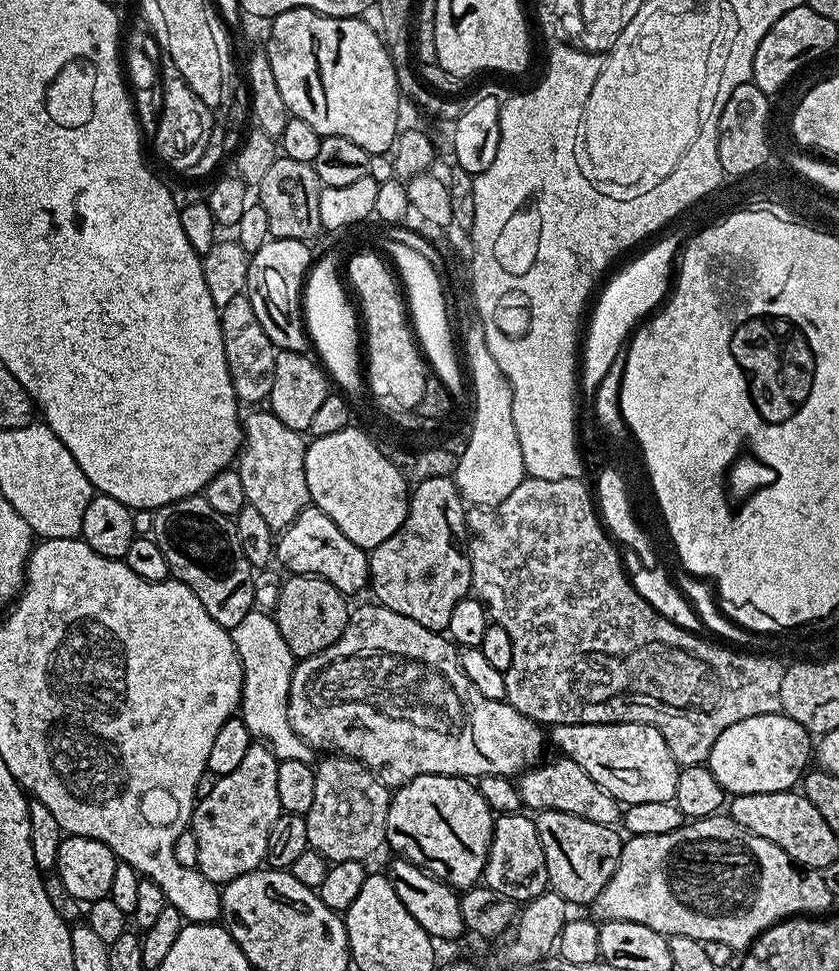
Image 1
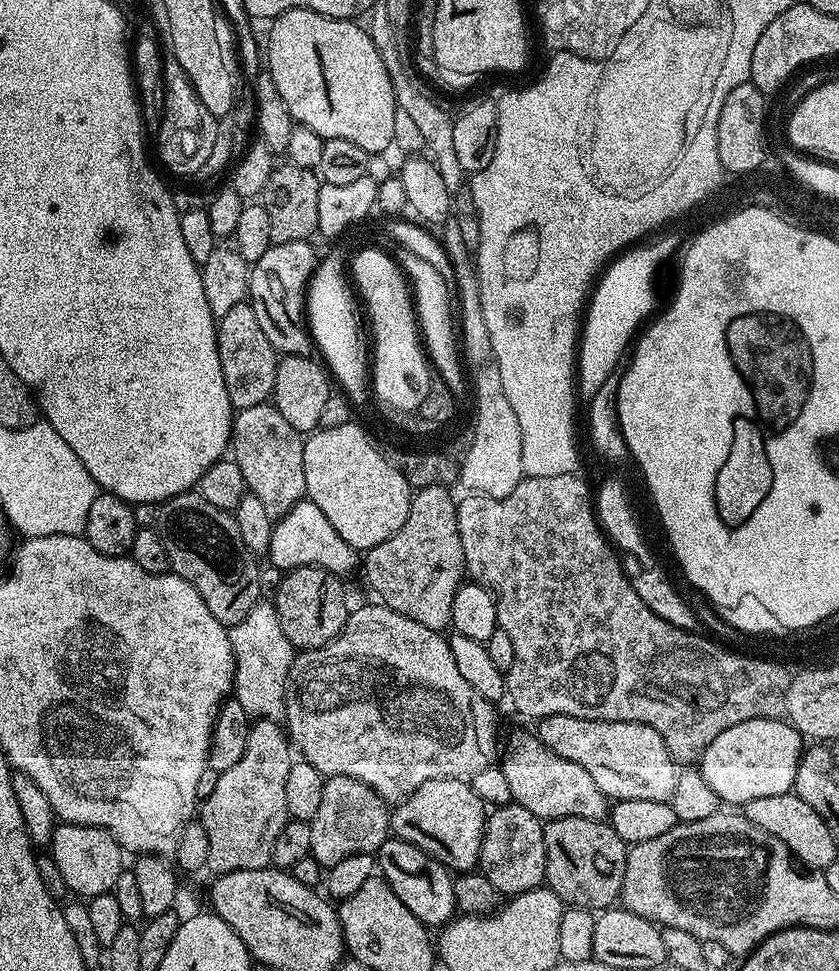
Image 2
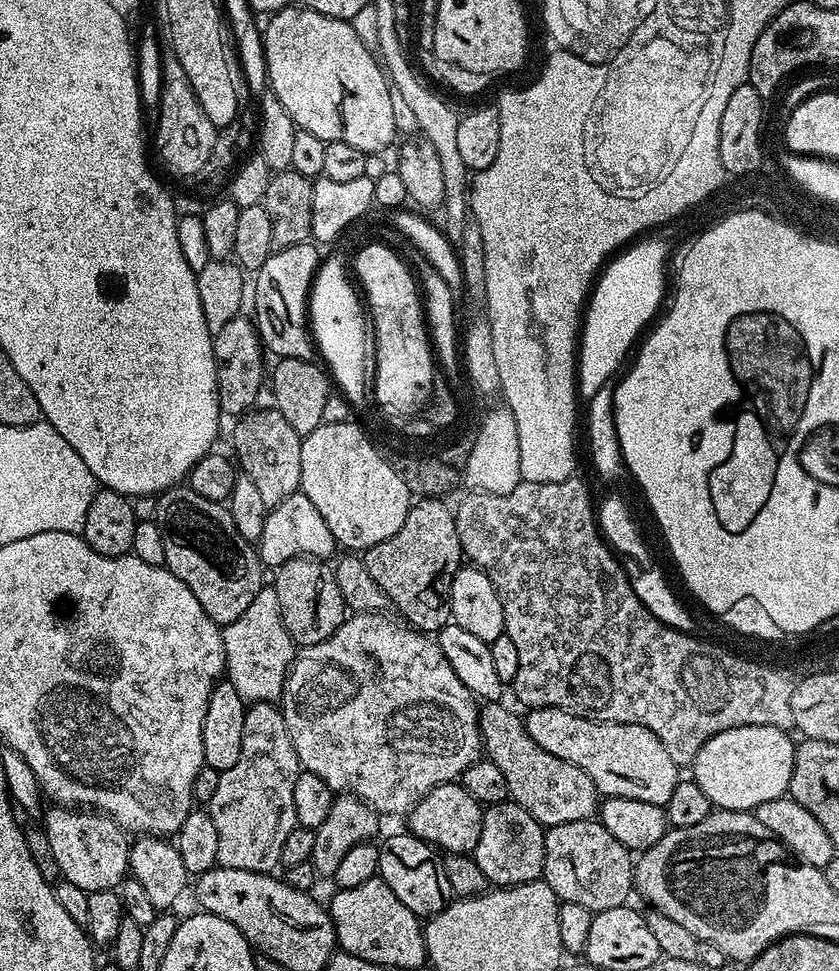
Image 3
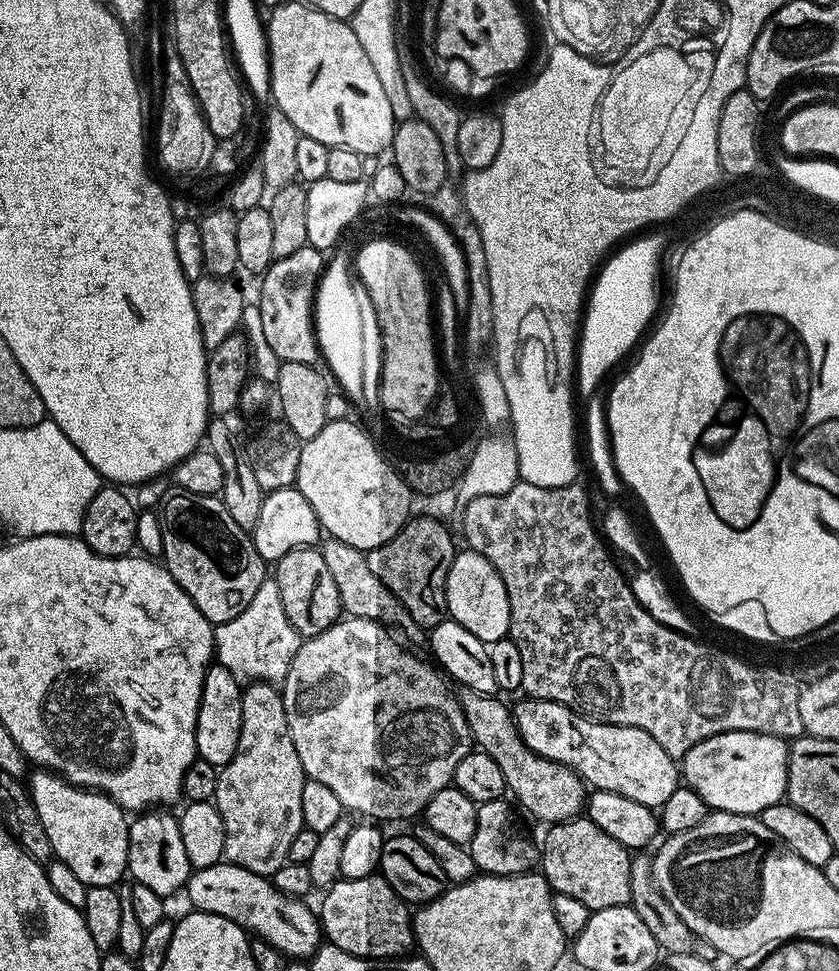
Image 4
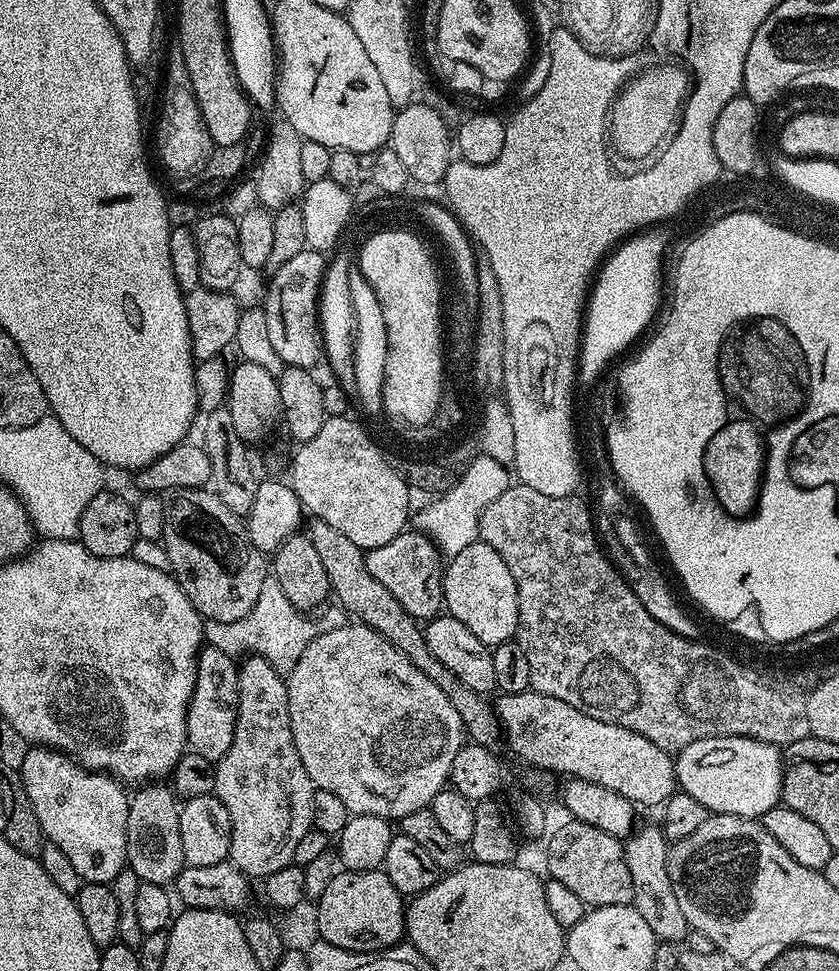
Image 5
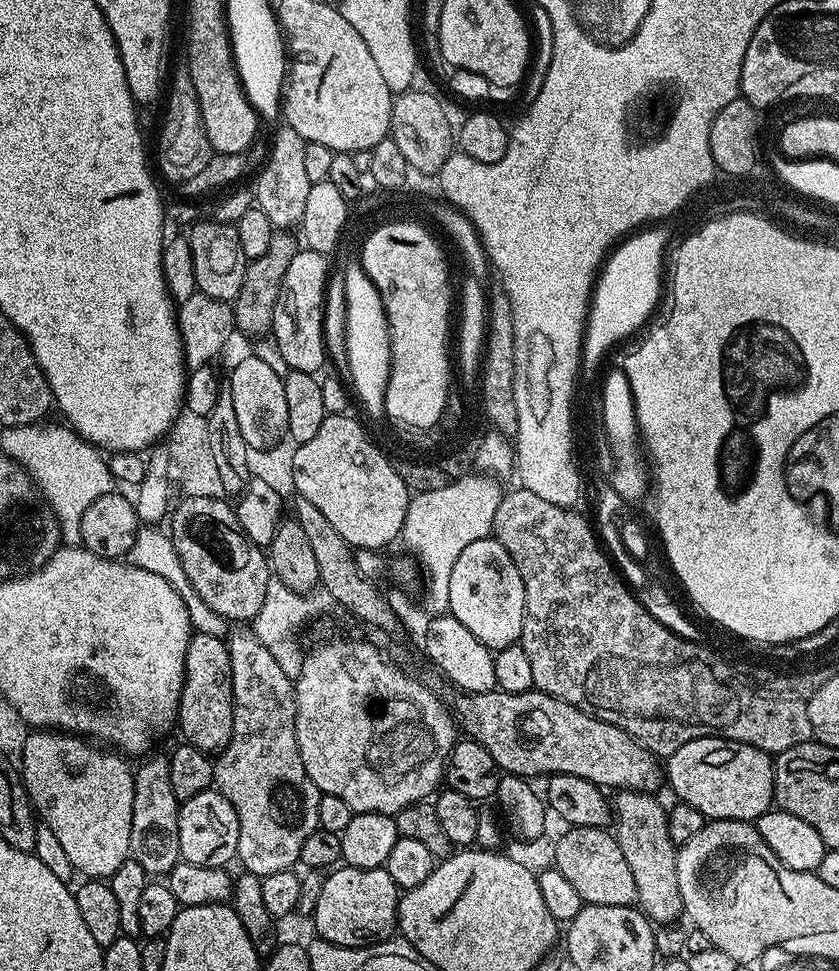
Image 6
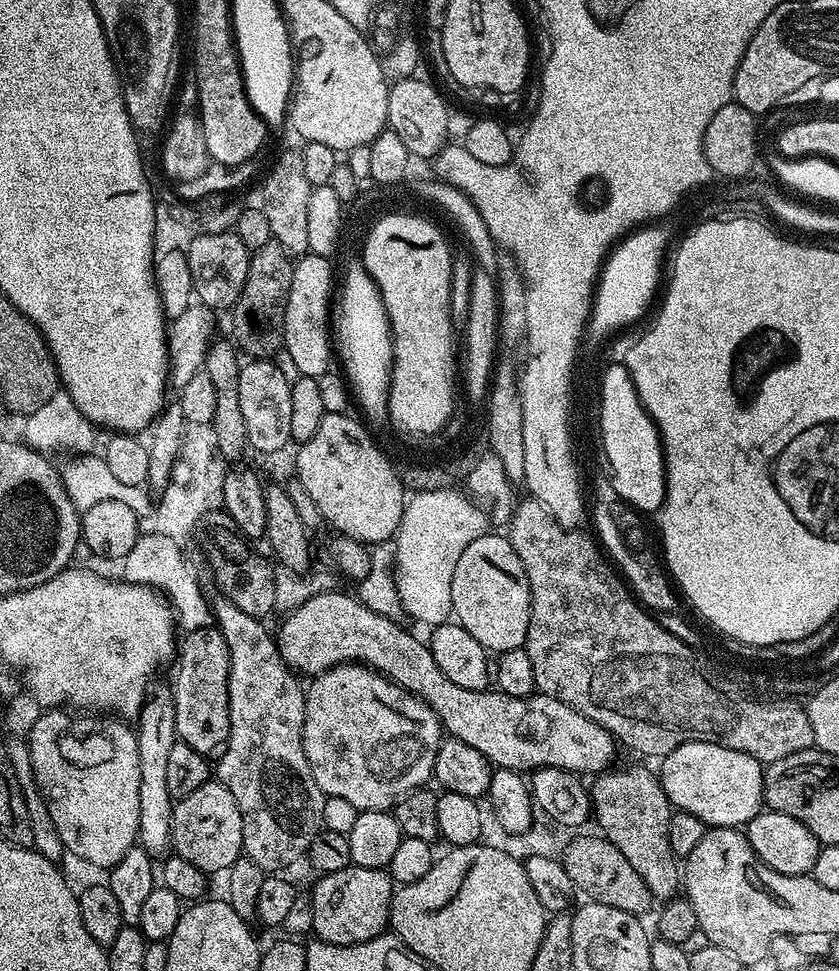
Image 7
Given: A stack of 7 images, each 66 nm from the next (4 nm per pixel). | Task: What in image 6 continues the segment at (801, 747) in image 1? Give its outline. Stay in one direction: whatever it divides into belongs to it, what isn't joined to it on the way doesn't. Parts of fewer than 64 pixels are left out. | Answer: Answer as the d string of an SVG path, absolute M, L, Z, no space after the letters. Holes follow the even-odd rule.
M722 736L694 738L666 760L666 784L672 787L675 799L681 804L694 806L708 820L755 820L773 807L774 760L771 755L737 740L725 740Z

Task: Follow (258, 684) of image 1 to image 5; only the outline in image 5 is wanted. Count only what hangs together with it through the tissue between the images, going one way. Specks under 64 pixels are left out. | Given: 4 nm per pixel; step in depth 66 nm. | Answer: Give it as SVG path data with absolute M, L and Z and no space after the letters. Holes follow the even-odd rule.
M269 574L266 581L262 582L261 593L258 594L258 602L255 603L254 609L237 622L205 621L204 639L209 647L223 650L233 658L249 654L266 658L280 675L287 676L314 637L329 633L330 630L341 629L350 622L345 609L337 603L325 605L320 612L316 618L310 619L309 615L291 604L284 595L280 582Z

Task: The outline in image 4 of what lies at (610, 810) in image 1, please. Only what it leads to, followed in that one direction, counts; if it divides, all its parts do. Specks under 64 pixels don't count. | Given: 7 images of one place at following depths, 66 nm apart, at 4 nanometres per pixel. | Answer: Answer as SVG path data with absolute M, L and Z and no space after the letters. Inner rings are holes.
M468 686L455 687L456 698L463 710L473 743L494 759L506 777L508 792L518 800L517 805L545 824L577 819L586 808L586 785L574 770L561 763L542 758L526 746L517 730L515 713L495 695L481 696Z

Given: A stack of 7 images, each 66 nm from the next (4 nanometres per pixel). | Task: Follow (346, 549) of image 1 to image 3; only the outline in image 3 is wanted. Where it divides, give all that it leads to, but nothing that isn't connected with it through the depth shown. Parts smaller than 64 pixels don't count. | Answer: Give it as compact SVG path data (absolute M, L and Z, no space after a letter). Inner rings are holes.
M296 491L268 509L266 526L262 526L262 538L258 542L260 563L264 565L265 569L275 570L282 567L288 559L296 557L328 558L328 555L334 550L337 551L337 548L334 534L330 534L330 526L326 526L326 518L322 518L322 514L318 514L314 502L310 502L310 498L306 498L304 492Z

